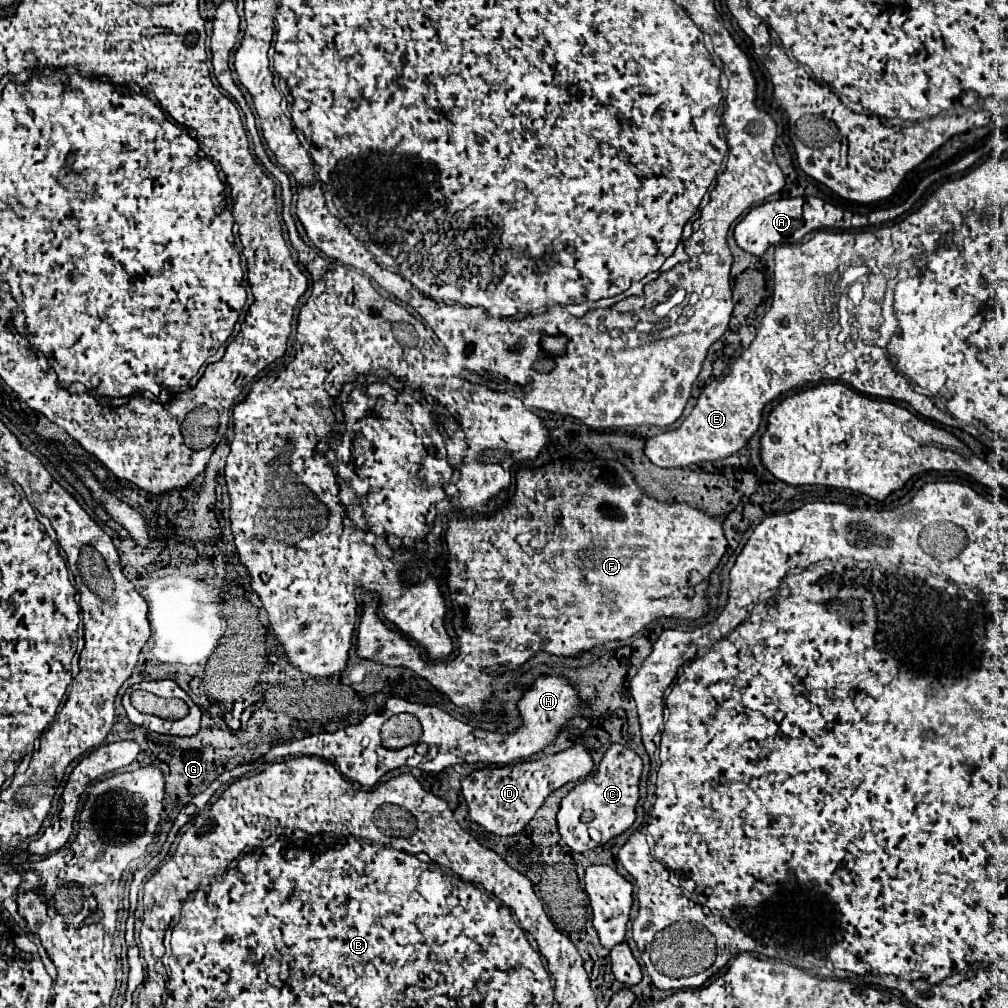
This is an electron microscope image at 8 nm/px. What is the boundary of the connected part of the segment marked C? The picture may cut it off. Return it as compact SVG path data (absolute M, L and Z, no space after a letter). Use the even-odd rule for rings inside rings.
M611 744L611 748L605 752L597 774L591 778L579 782L563 800L561 810L557 812L557 826L563 838L563 844L567 844L573 852L587 852L595 846L605 844L617 834L623 834L631 824L635 822L635 804L639 798L639 776L641 776L643 762L641 758L621 746ZM583 810L593 810L595 818L589 824L581 822Z

